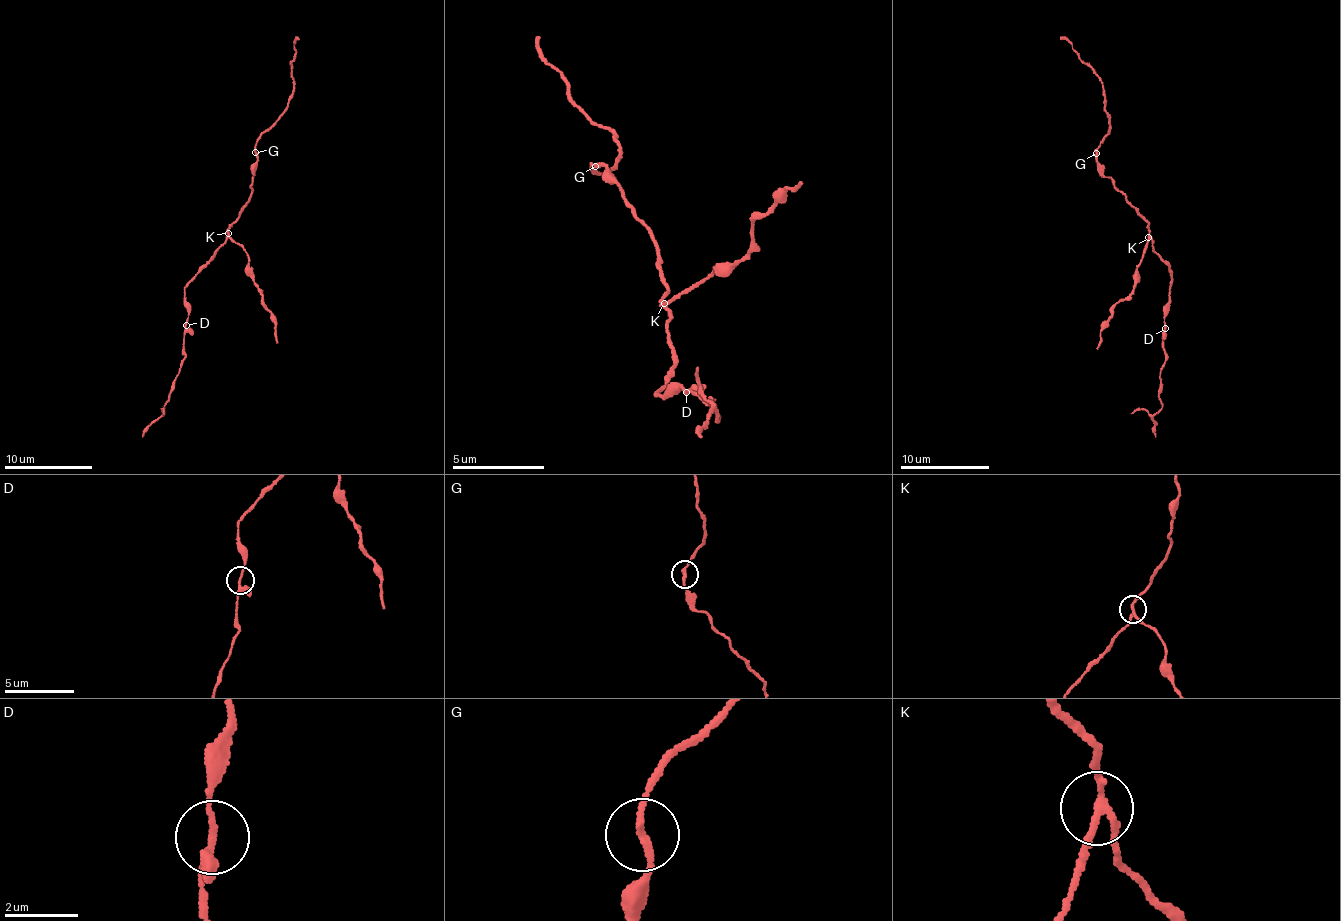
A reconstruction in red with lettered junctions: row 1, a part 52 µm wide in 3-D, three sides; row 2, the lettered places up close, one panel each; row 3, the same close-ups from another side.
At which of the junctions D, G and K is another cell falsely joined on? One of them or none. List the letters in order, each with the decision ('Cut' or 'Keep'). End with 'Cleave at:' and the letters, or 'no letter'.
D: Keep
G: Keep
K: Cut
Cleave at: K

